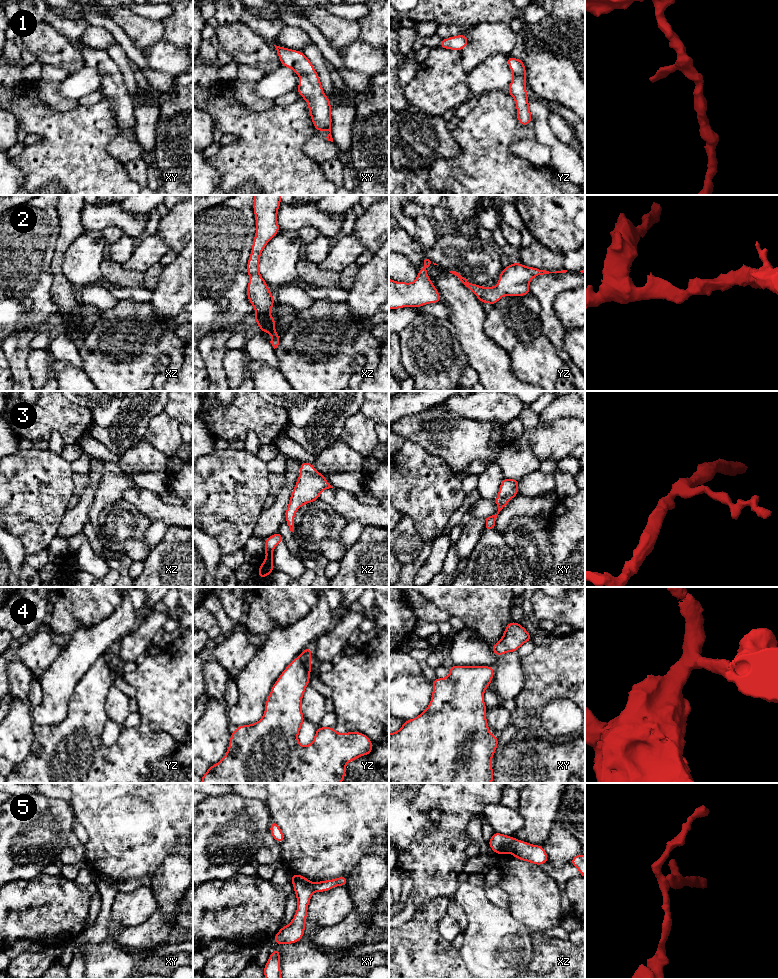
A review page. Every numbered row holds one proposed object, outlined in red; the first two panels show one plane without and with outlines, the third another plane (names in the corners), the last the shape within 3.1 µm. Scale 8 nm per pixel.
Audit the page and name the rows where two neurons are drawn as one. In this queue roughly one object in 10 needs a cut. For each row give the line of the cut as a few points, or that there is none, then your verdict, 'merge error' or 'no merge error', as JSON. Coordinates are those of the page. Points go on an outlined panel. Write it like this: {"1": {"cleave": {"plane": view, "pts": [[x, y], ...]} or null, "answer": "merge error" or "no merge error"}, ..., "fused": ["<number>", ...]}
{"1": {"cleave": null, "answer": "no merge error"}, "2": {"cleave": null, "answer": "no merge error"}, "3": {"cleave": null, "answer": "no merge error"}, "4": {"cleave": null, "answer": "no merge error"}, "5": {"cleave": {"plane": "xz", "pts": [[514, 839], [508, 851]]}, "answer": "merge error"}, "fused": ["5"]}

